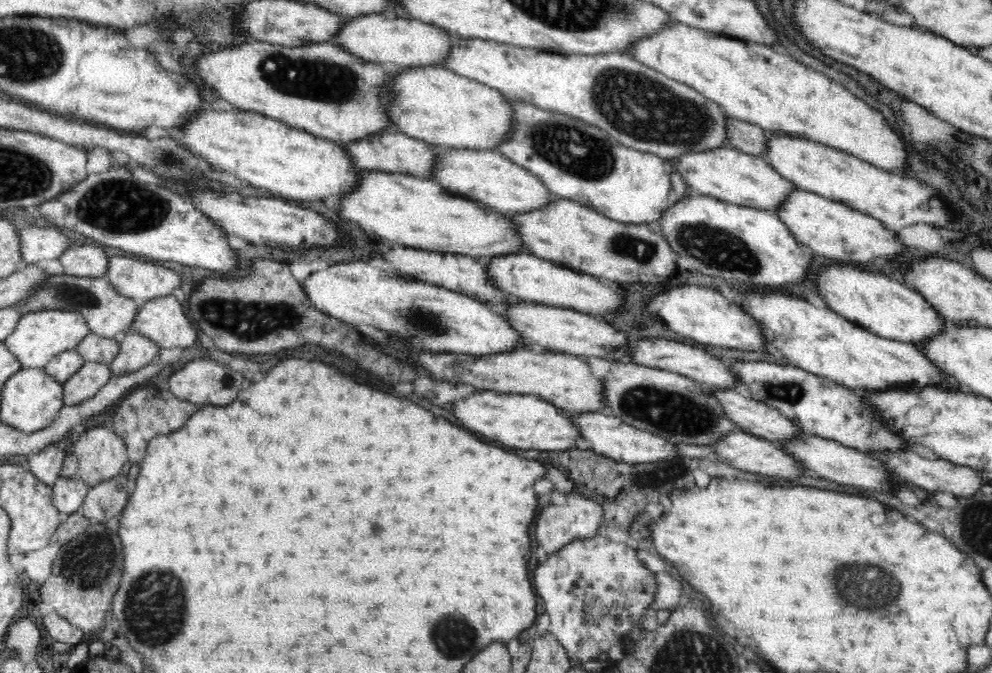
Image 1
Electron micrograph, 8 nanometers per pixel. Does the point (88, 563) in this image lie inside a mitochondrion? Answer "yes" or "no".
yes

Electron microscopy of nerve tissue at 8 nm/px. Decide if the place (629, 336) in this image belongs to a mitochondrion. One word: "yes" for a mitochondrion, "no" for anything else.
no

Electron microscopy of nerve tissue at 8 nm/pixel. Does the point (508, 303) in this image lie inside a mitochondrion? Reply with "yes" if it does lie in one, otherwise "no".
no

